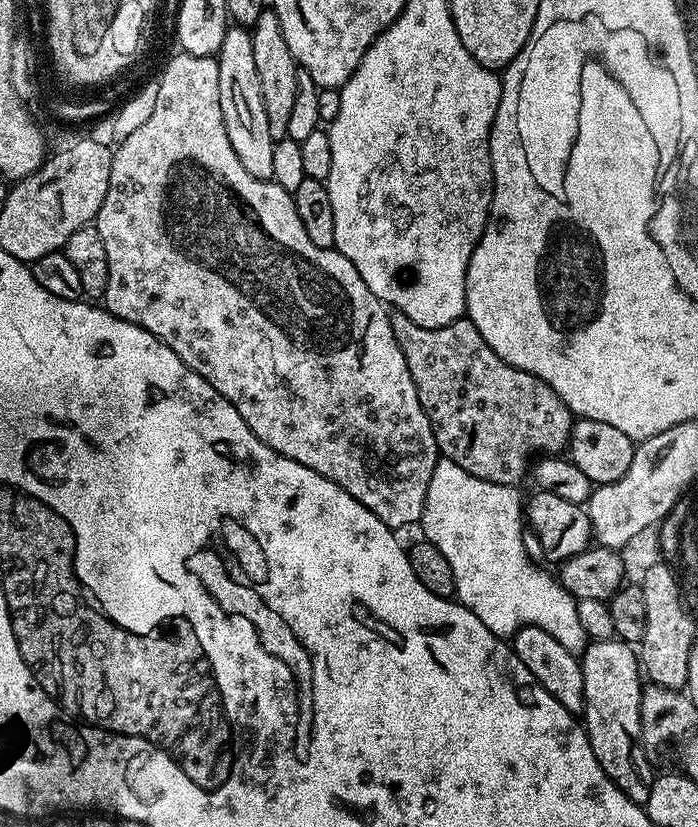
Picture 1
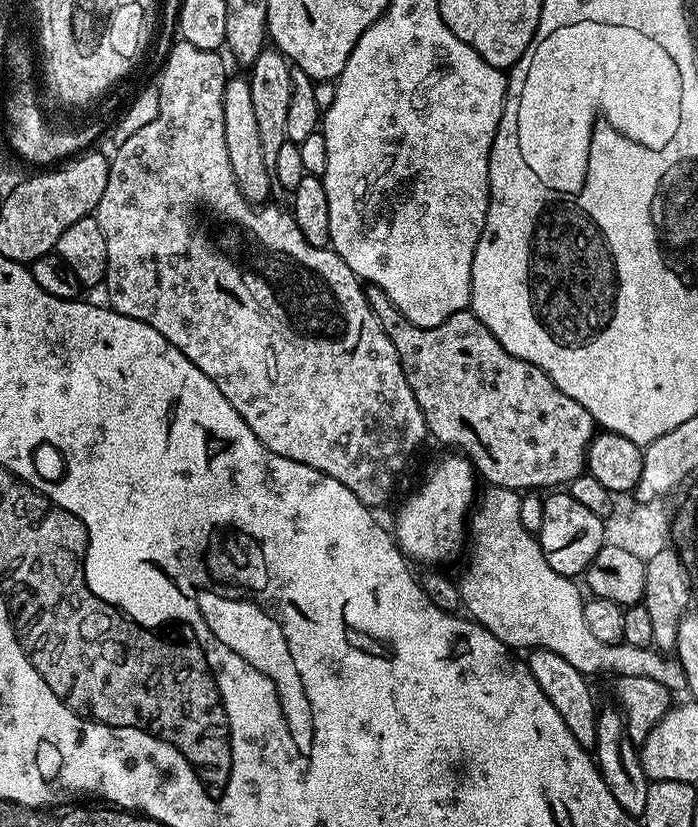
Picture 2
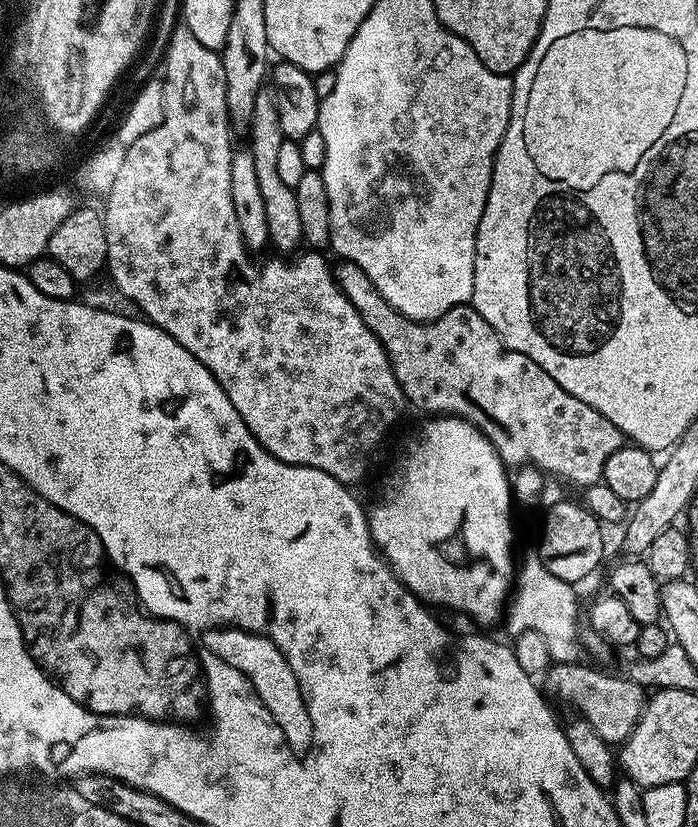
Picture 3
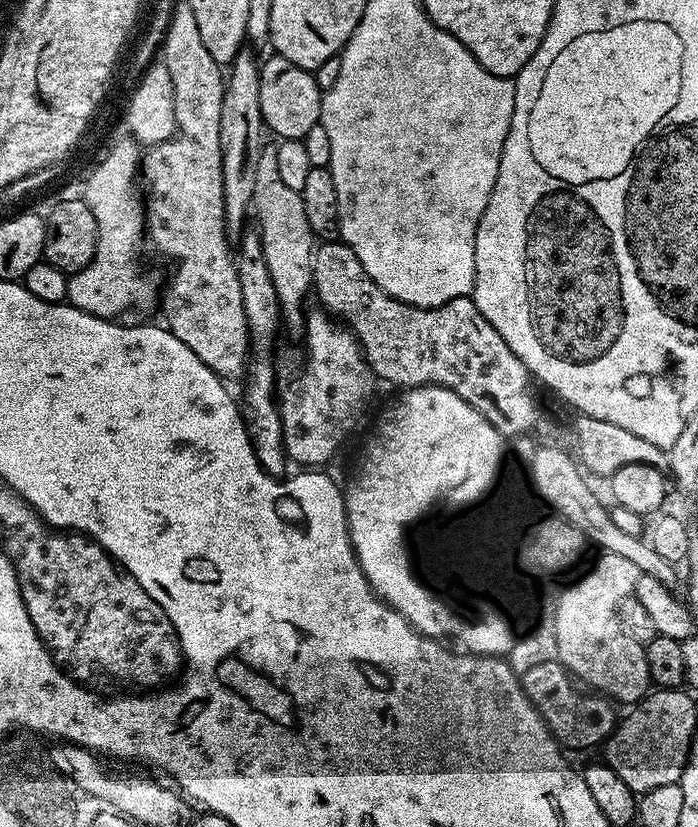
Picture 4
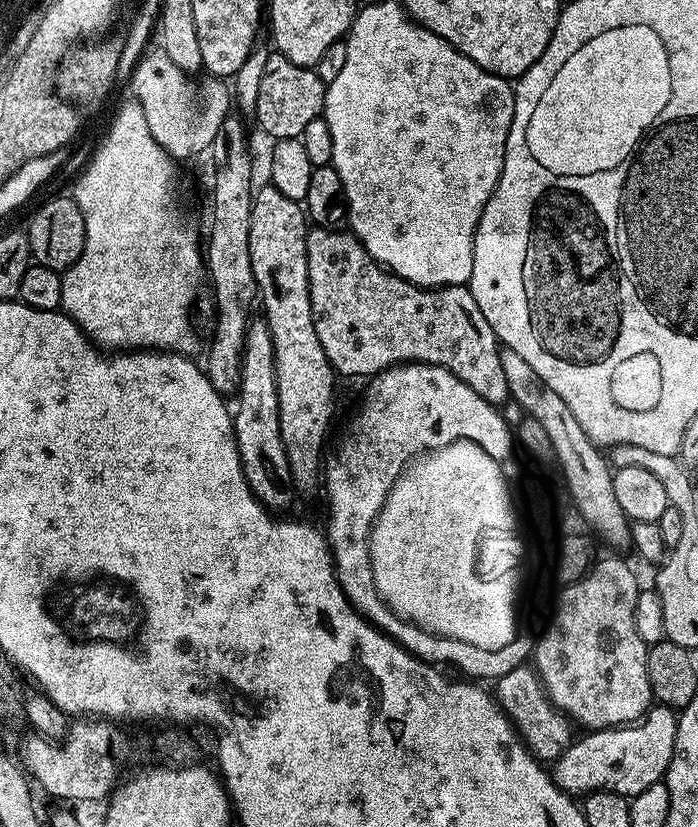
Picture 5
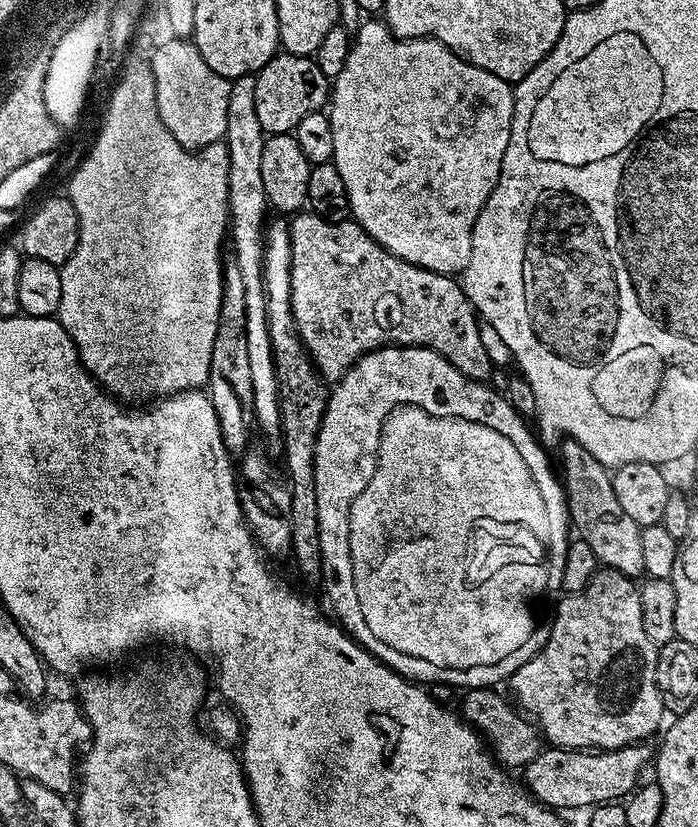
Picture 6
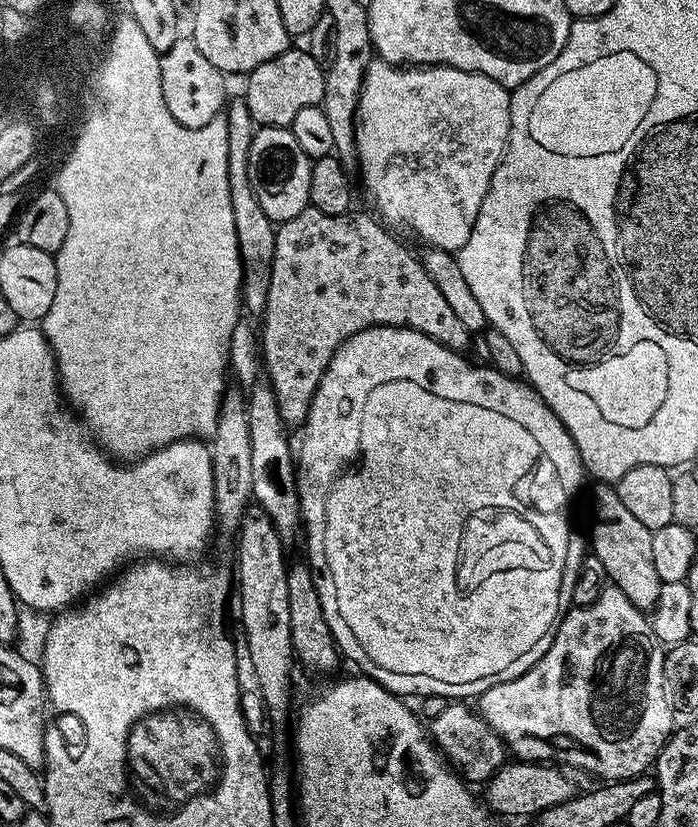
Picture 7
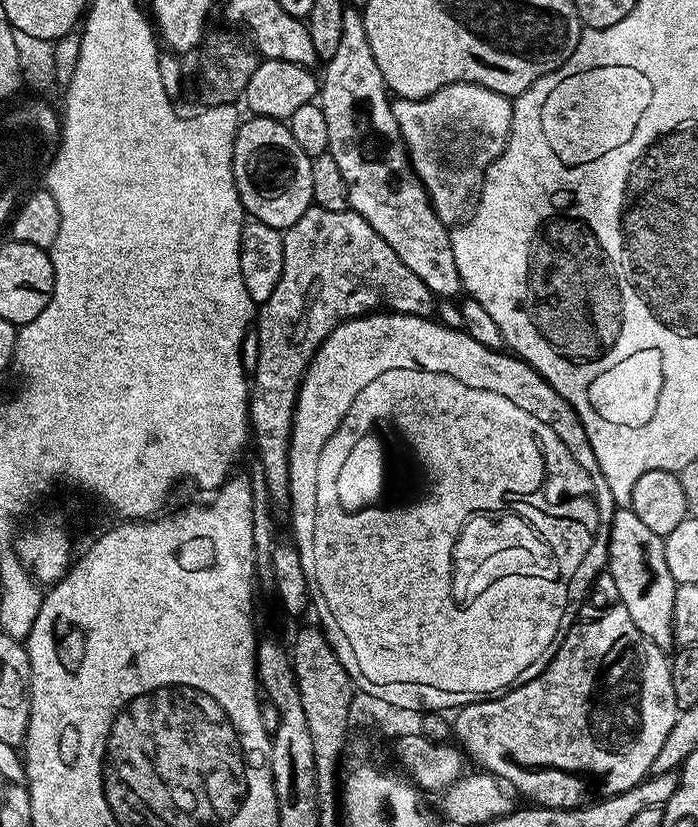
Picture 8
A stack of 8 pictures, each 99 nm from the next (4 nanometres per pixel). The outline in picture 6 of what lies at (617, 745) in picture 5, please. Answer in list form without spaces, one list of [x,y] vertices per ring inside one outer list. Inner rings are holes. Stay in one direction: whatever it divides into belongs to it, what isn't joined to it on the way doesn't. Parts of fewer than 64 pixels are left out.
[[[647,743],[627,744],[625,748],[581,750],[578,748],[545,747],[522,769],[523,787],[539,804],[553,810],[584,808],[591,810],[598,804],[610,804],[625,799],[641,783],[640,771],[649,767],[654,752]]]

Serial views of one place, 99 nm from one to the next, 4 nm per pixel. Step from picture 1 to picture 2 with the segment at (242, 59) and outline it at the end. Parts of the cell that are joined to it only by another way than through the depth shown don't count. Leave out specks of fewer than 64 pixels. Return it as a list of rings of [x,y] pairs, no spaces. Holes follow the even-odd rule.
[[[233,75],[224,87],[222,114],[226,126],[226,154],[230,157],[230,170],[234,170],[234,182],[238,182],[242,198],[257,206],[267,205],[268,195],[271,194],[272,188],[274,189],[274,177],[272,169],[266,166],[266,158],[262,158],[262,141],[258,139],[258,125],[250,98],[250,86],[243,75]]]

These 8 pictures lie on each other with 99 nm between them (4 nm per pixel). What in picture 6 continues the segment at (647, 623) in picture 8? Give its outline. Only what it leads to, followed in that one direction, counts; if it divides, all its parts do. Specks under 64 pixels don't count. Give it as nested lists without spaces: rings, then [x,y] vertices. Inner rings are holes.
[[[565,439],[563,443],[560,448],[560,468],[564,471],[562,487],[568,506],[568,519],[575,535],[594,550],[603,567],[613,568],[633,578],[639,577],[644,572],[641,526],[634,522],[634,518],[629,518],[618,503],[612,485],[612,472],[576,440]]]

